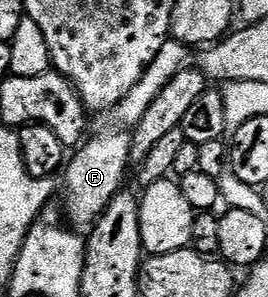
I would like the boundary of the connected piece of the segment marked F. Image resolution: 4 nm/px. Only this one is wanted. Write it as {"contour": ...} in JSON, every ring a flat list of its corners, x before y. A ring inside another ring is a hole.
{"contour":[[126,130,123,131,107,131,104,135,95,136,92,134,72,154,76,155,66,160,68,219,66,222,72,228,94,227,96,221,103,216,103,210,111,204,111,198,124,186,123,177,131,163,131,137]]}

